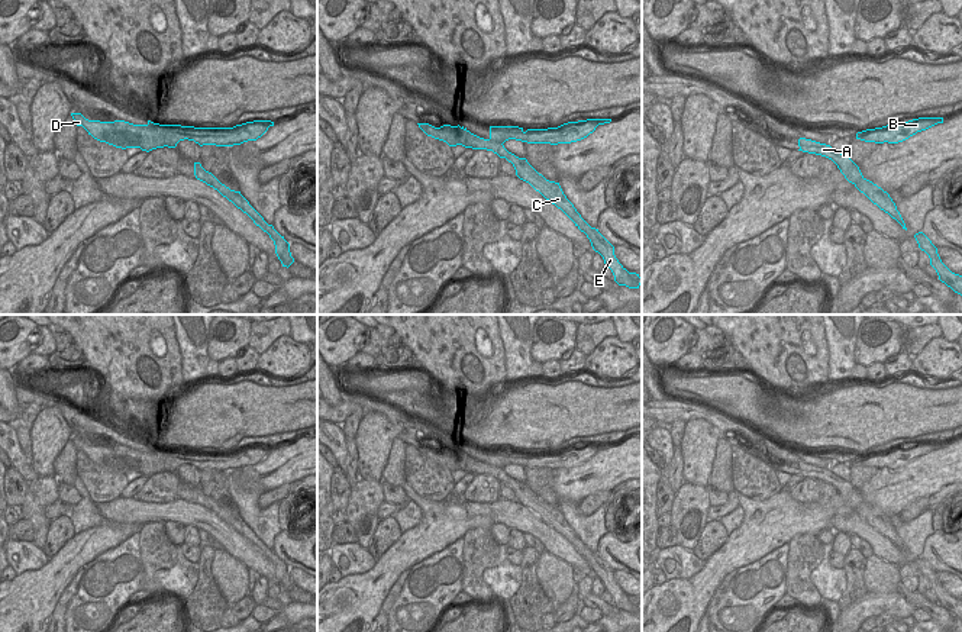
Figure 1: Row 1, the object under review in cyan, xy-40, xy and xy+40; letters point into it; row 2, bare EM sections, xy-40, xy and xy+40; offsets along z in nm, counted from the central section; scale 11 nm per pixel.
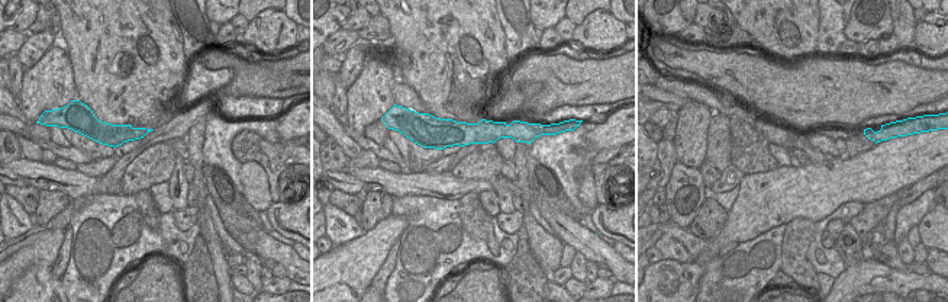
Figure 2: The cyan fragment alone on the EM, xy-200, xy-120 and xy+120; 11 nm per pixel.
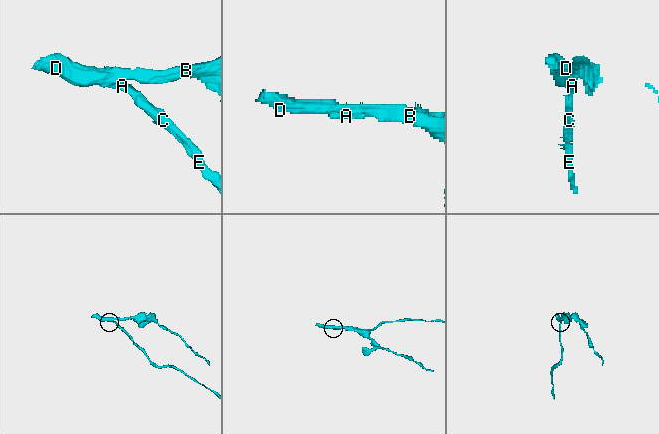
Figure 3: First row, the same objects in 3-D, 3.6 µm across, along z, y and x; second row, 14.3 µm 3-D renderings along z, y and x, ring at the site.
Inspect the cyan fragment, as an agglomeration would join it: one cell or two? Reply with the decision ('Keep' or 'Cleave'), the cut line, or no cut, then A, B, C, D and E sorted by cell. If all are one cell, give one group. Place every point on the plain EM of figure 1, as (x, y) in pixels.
Cleave. Split along xy (464, 454), (459, 458), (459, 468). Groups: A C E / B D.

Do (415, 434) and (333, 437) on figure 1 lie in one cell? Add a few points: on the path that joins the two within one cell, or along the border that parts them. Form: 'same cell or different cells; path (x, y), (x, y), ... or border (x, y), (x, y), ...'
different cells; border (332, 422), (341, 425)

